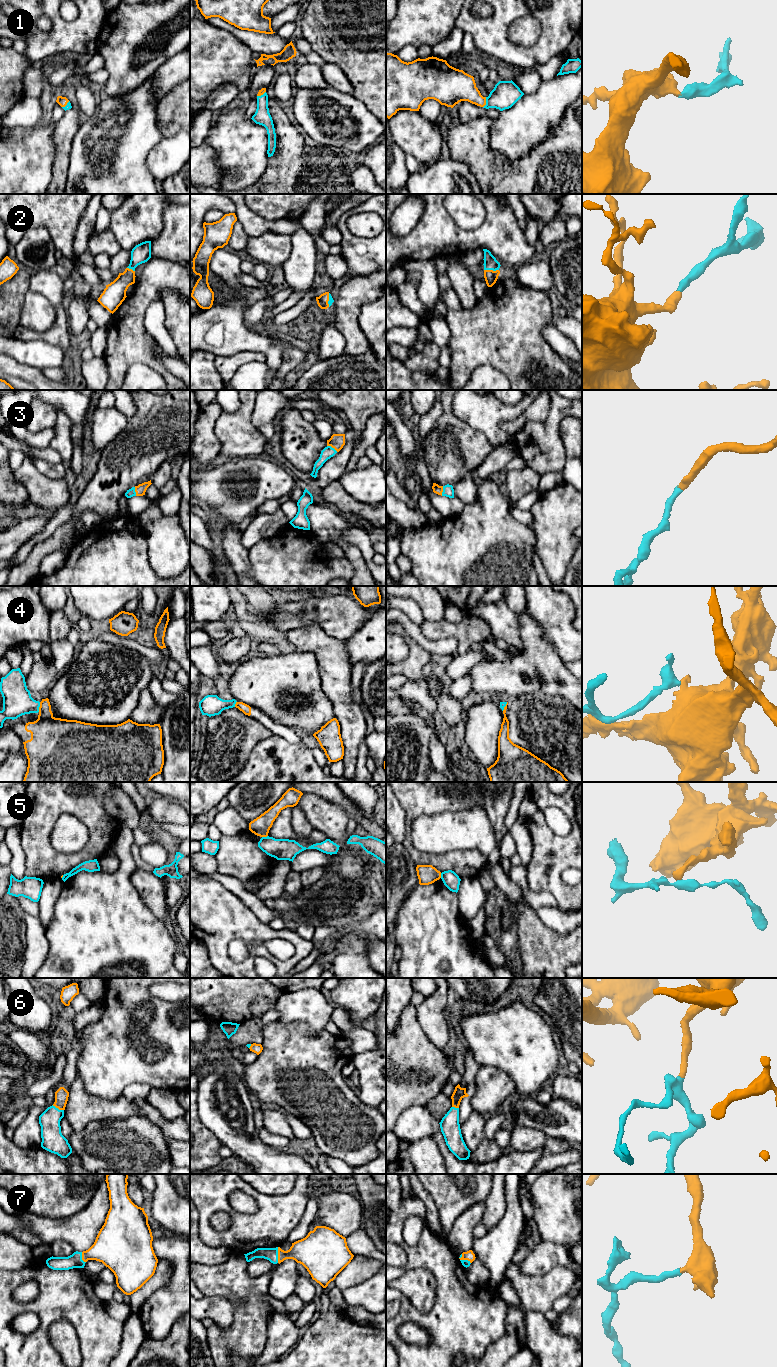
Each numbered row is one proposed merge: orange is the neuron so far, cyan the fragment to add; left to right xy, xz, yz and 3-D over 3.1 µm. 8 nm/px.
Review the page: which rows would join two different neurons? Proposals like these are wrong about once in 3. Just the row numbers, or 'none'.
5

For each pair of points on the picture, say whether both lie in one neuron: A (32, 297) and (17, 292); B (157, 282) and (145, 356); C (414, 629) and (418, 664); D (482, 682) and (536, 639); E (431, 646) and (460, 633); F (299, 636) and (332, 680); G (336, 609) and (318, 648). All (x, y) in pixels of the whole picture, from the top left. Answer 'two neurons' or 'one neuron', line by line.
A: two neurons
B: one neuron
C: two neurons
D: one neuron
E: two neurons
F: one neuron
G: two neurons

